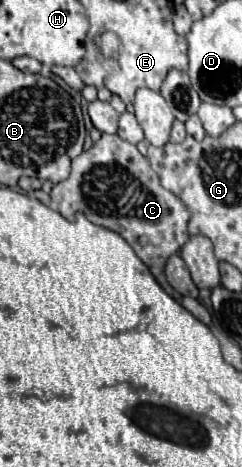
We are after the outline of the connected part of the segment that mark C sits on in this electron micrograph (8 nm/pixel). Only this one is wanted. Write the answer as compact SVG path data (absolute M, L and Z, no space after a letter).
M102 134L98 142L72 160L70 176L52 188L50 198L68 220L74 218L76 212L82 212L90 222L118 232L150 268L158 284L180 300L180 294L166 282L164 266L190 238L186 228L190 212L176 194L160 184L160 176L134 144L122 140L118 134Z

